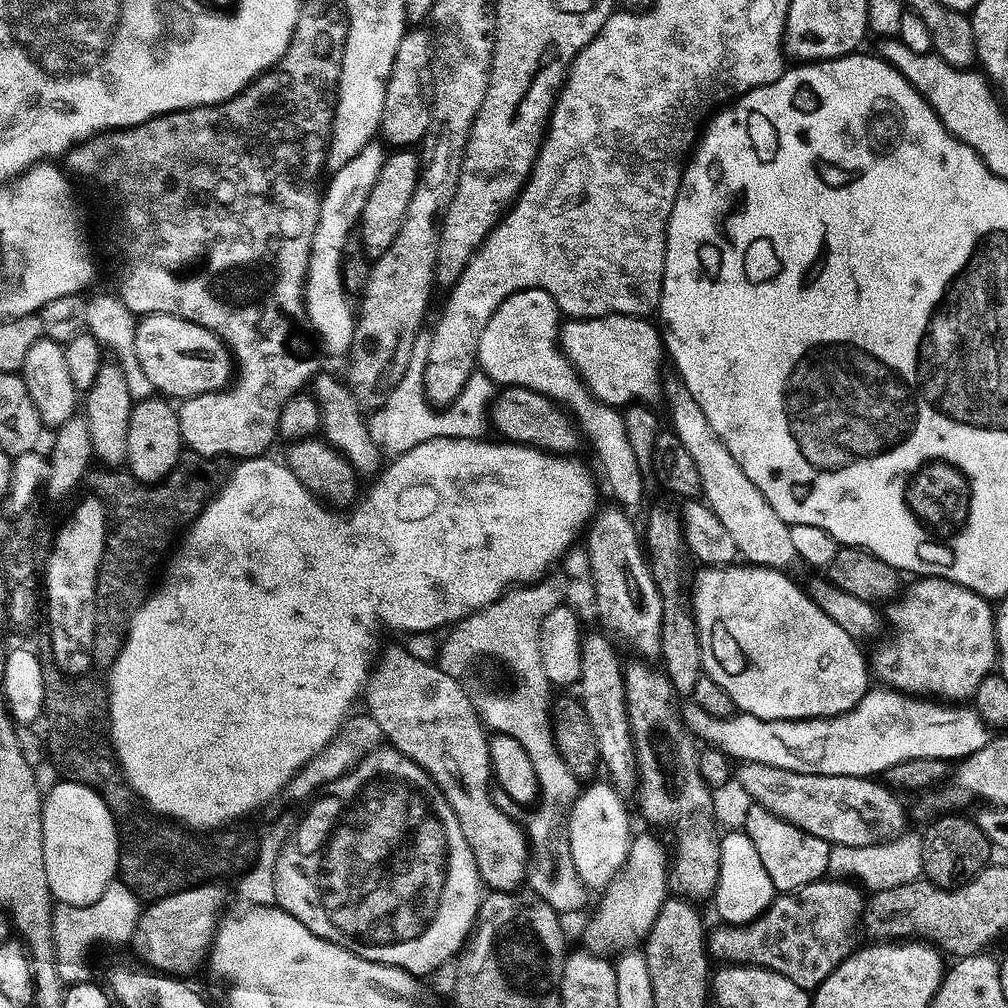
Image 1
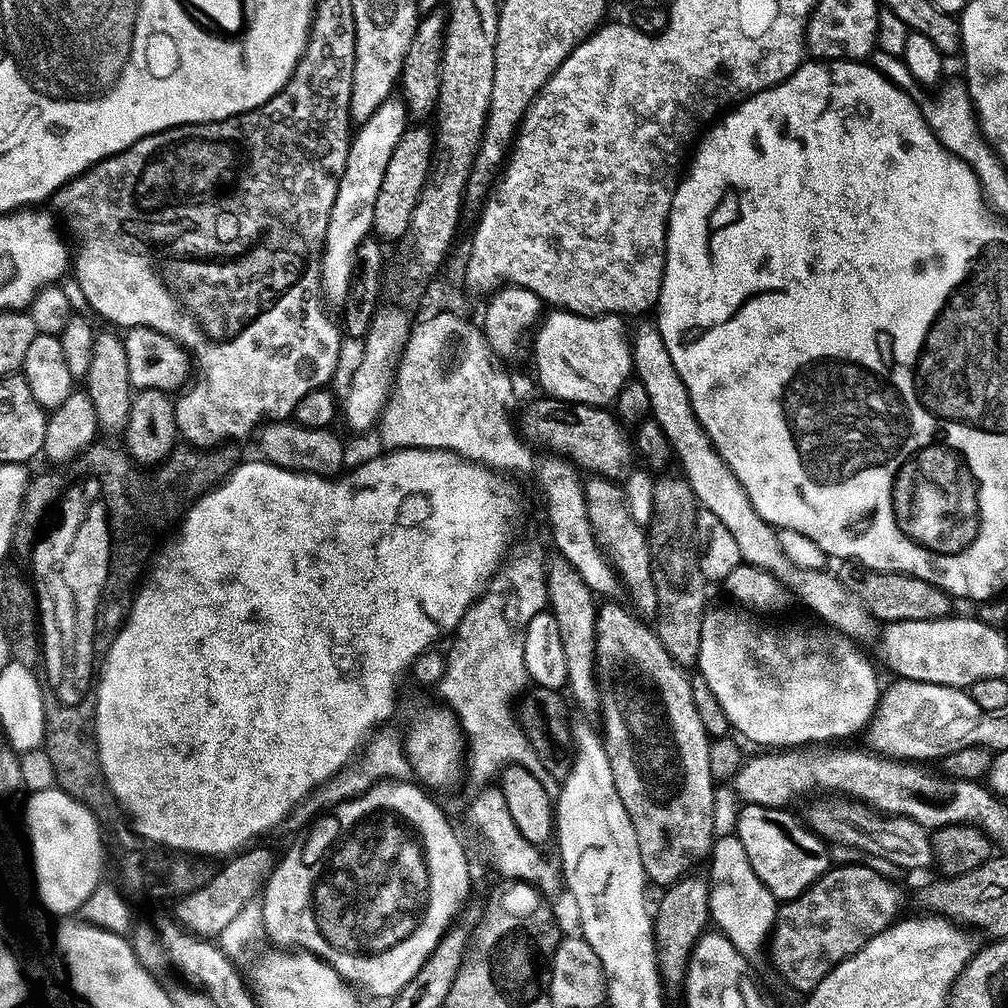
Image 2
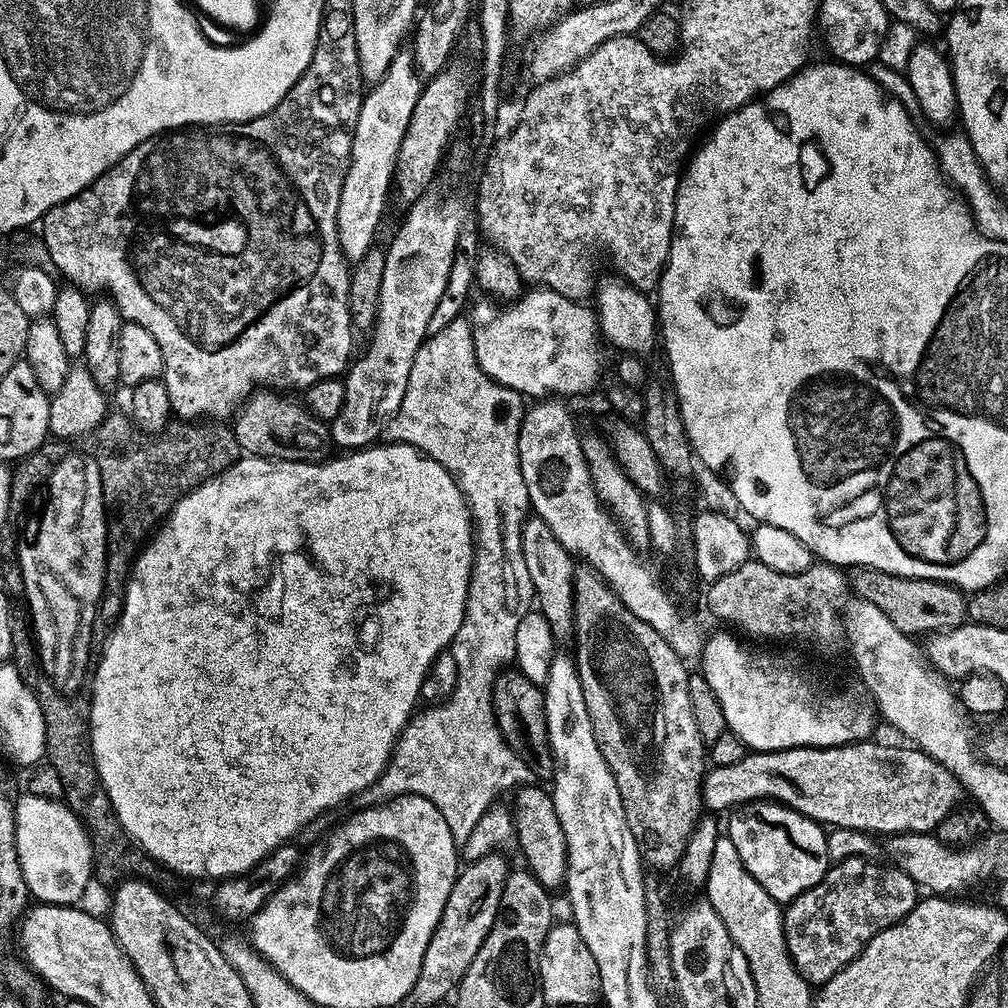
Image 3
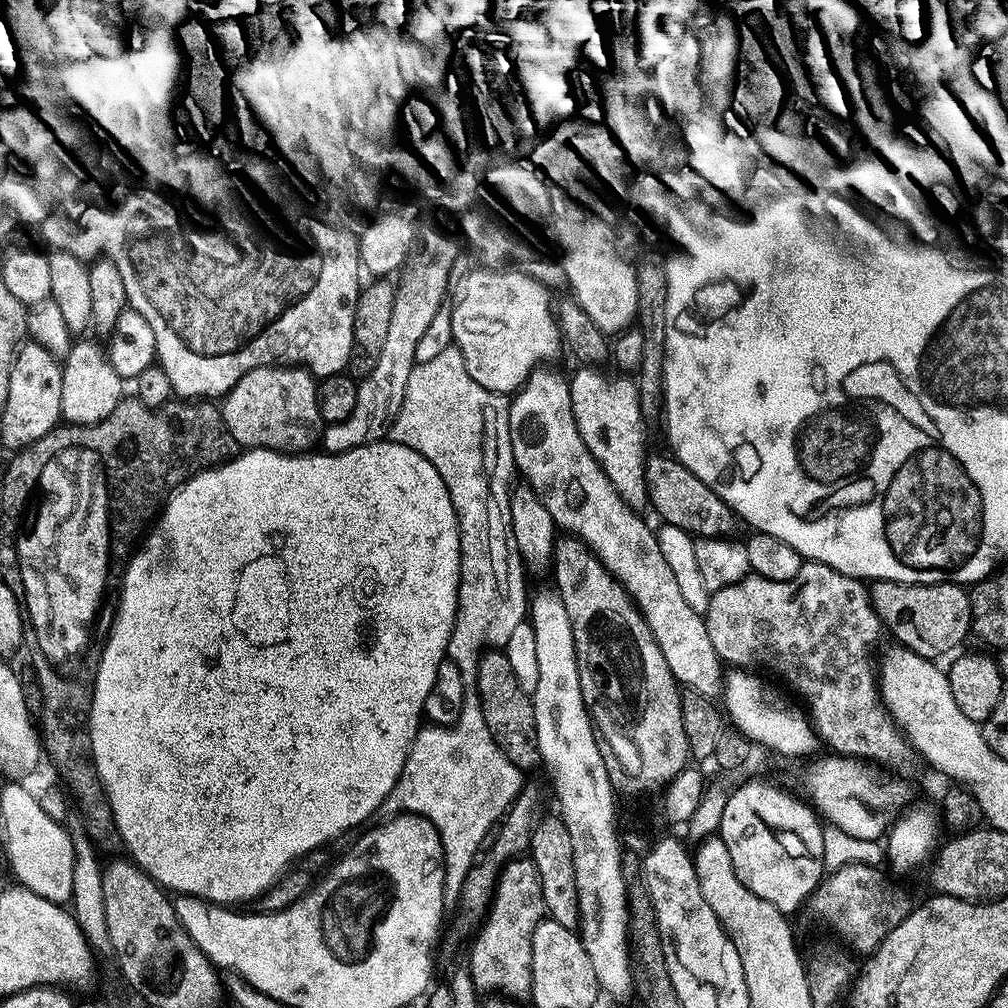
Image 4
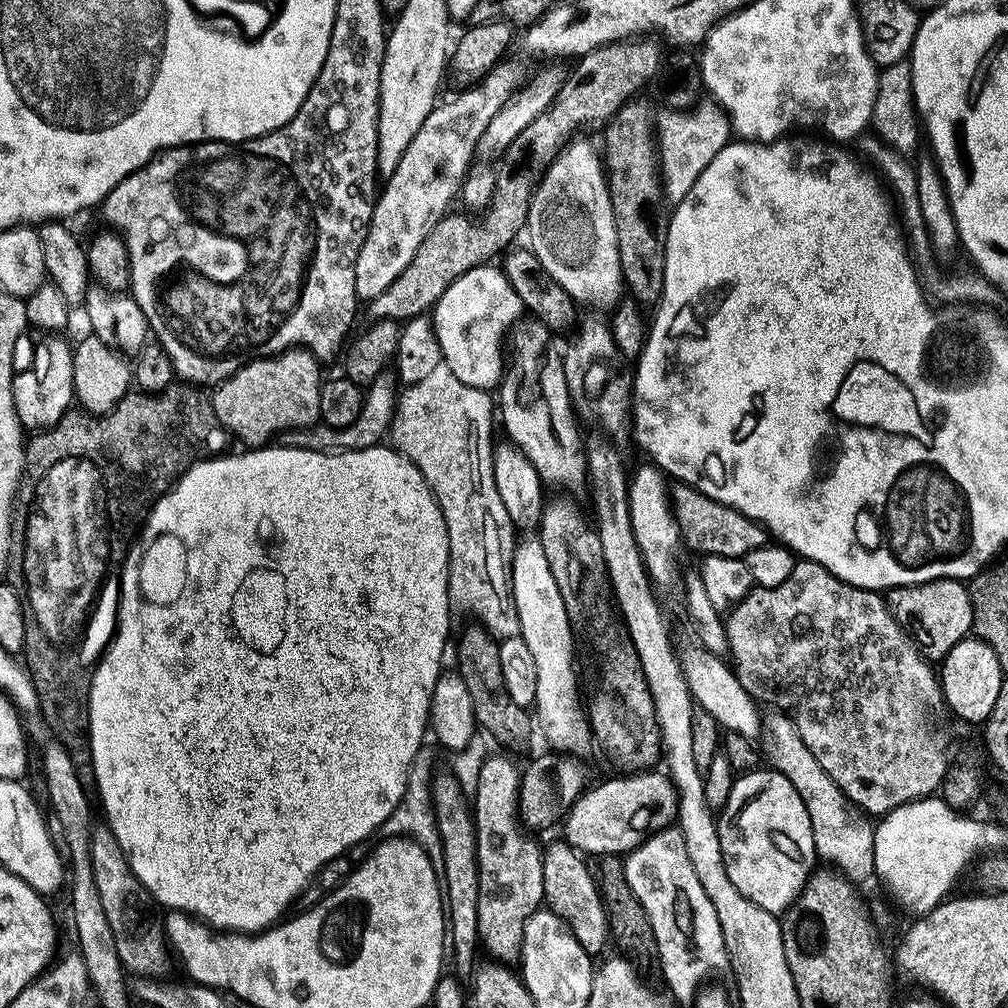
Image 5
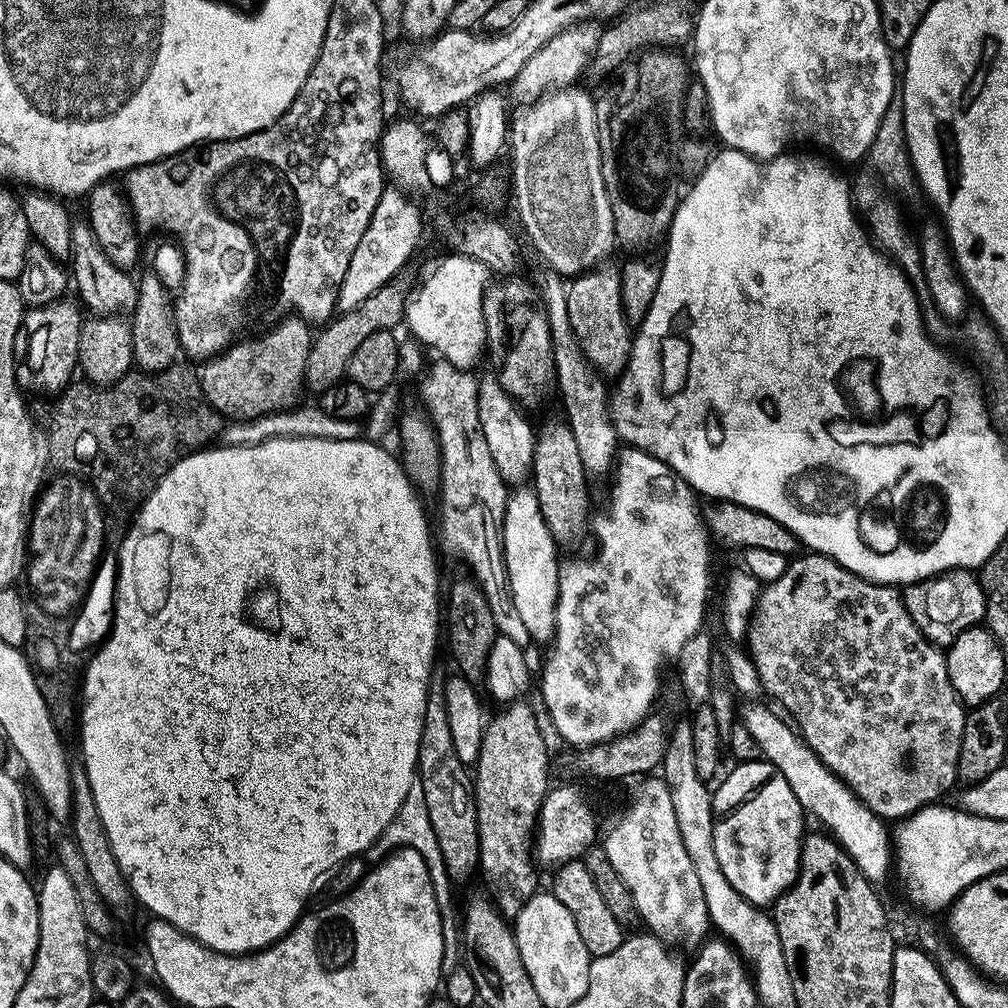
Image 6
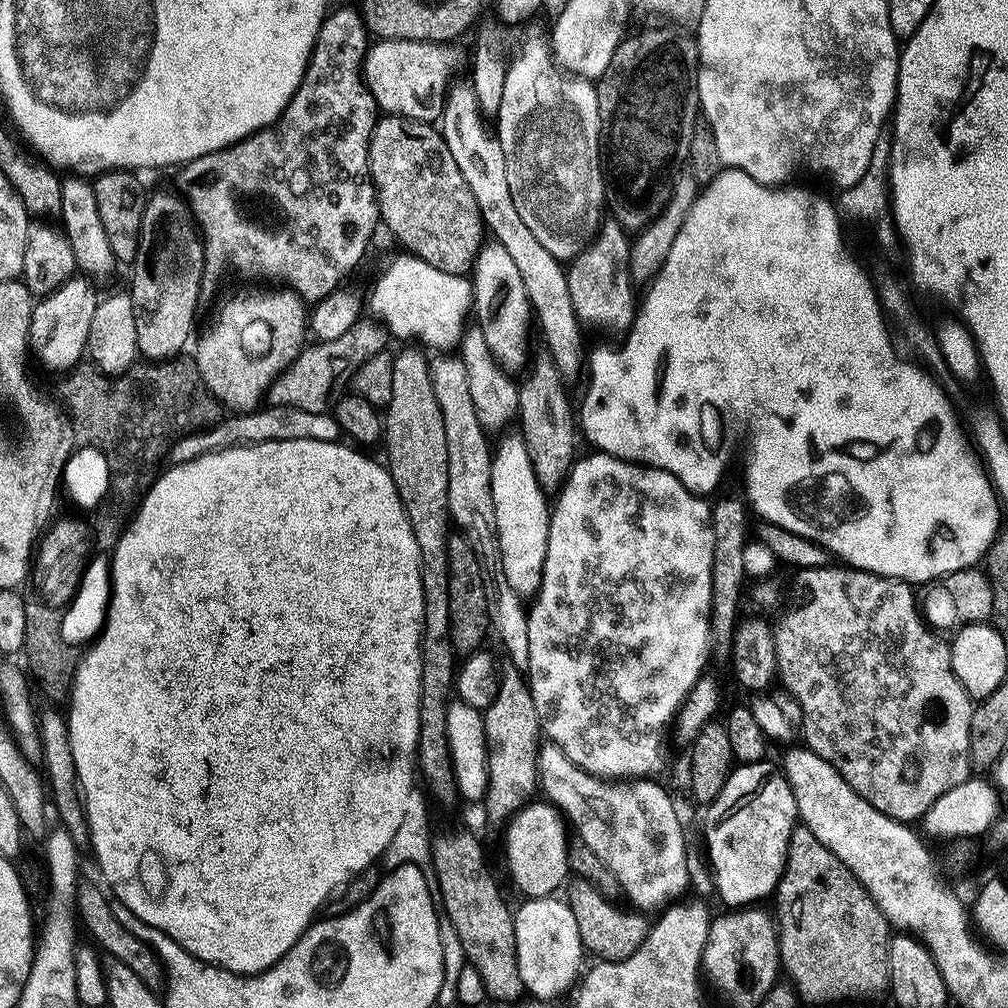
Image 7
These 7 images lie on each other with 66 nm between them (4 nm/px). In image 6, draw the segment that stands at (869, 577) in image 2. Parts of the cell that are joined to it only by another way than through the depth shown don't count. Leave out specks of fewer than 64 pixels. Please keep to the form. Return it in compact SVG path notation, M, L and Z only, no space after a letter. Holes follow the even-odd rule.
M968 570L909 584L903 589L902 595L918 630L922 630L925 638L941 650L951 648L963 632L983 625L988 615L988 594L981 577Z

